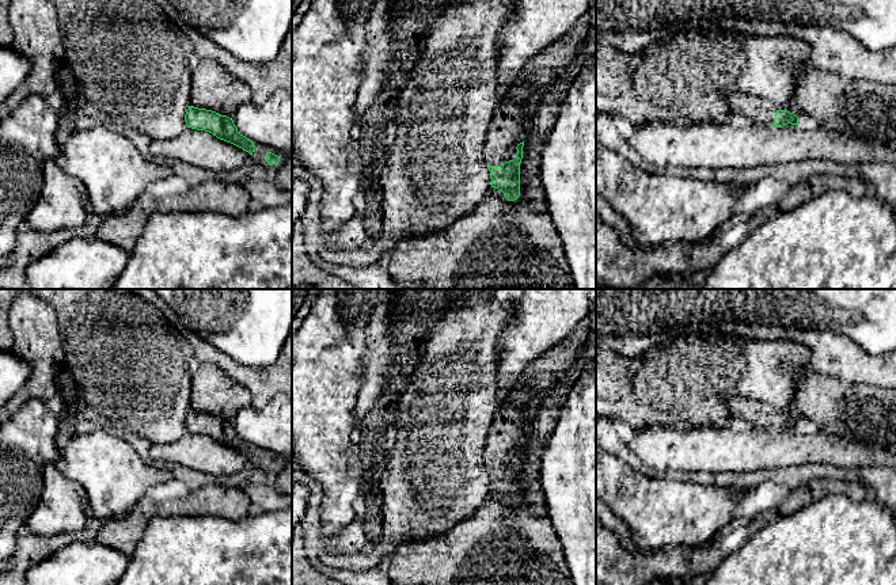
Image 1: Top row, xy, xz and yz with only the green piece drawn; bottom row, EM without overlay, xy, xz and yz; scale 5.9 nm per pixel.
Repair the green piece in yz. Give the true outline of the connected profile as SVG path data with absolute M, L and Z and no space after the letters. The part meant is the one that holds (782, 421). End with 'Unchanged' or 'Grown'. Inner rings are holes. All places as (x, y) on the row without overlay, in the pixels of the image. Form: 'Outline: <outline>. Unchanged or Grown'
Outline: M732 398L726 402L730 414L741 423L758 429L783 432L798 429L798 421L787 414L778 414L770 404L749 398Z. Grown

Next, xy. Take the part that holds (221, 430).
Outline: M189 410L185 418L185 425L187 432L209 436L217 442L242 452L250 459L253 459L257 453L250 442L238 436L232 422L227 419L221 419L212 414Z. Unchanged

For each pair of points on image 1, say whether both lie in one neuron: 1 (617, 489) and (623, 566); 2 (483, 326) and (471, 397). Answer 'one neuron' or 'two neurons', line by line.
1: two neurons
2: one neuron

